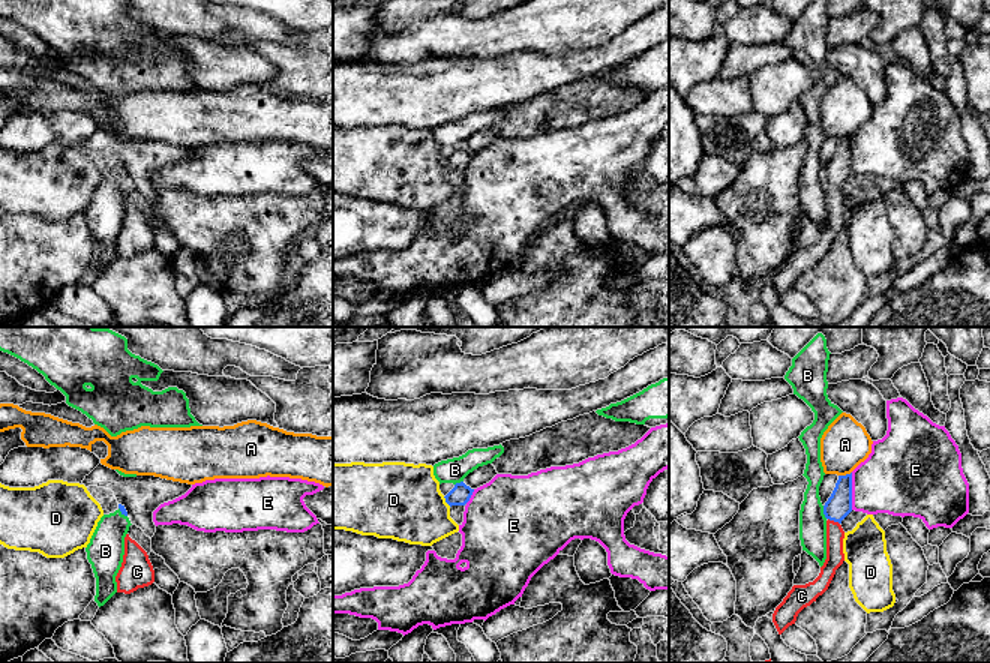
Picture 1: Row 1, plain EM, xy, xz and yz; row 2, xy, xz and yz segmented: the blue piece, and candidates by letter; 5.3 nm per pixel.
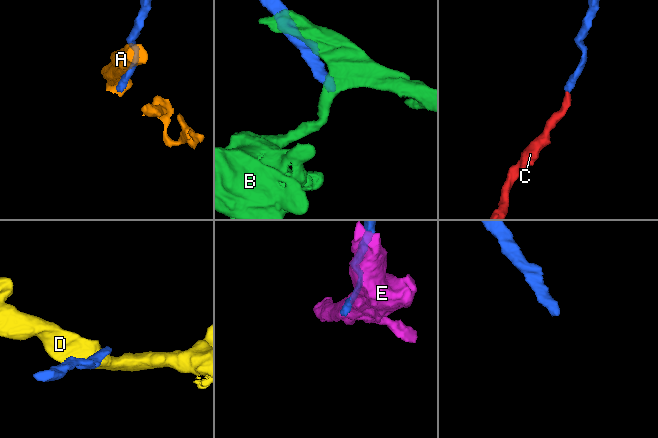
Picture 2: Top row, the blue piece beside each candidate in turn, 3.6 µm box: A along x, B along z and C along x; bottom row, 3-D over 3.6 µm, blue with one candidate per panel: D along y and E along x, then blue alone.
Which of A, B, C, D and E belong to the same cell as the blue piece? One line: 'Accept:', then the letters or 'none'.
Accept: C

